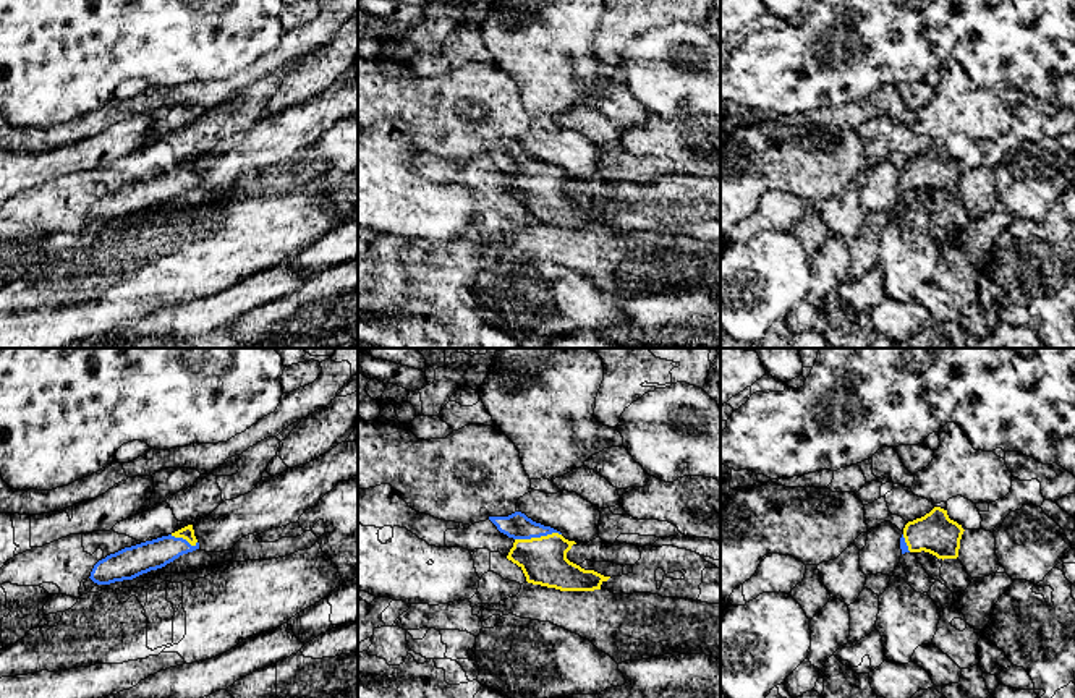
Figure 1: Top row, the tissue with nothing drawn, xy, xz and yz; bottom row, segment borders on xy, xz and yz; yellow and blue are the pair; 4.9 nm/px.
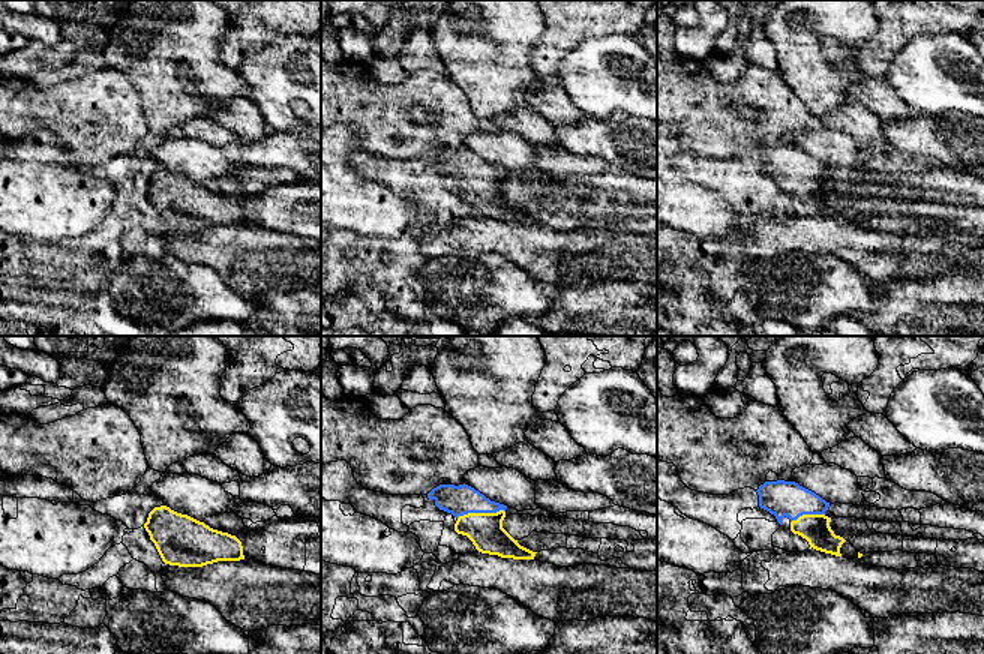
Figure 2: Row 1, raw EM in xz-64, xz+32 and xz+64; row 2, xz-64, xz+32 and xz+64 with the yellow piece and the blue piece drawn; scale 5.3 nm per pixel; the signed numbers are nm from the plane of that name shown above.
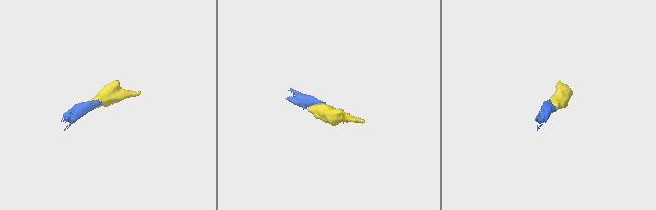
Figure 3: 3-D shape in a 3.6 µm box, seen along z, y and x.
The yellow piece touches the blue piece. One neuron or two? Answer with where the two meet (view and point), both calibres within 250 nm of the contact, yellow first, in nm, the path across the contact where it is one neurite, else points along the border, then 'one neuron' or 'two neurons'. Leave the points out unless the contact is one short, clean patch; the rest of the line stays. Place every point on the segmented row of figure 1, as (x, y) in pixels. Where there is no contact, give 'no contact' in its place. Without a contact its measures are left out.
meets yellow in xz at (538, 538); 220 nm thick on the yellow side, 130 nm on the other; runs through xz (543, 561), (538, 538), (517, 525); one neuron

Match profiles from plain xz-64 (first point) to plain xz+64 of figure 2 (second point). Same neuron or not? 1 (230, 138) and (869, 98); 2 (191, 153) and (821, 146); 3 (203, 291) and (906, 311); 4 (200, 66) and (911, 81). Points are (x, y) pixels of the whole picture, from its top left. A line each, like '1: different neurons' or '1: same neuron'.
1: different neurons
2: same neuron
3: different neurons
4: different neurons

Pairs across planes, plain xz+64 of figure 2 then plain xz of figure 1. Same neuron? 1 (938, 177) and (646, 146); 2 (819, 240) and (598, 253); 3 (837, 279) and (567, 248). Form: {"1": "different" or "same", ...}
{"1": "different", "2": "same", "3": "different"}

